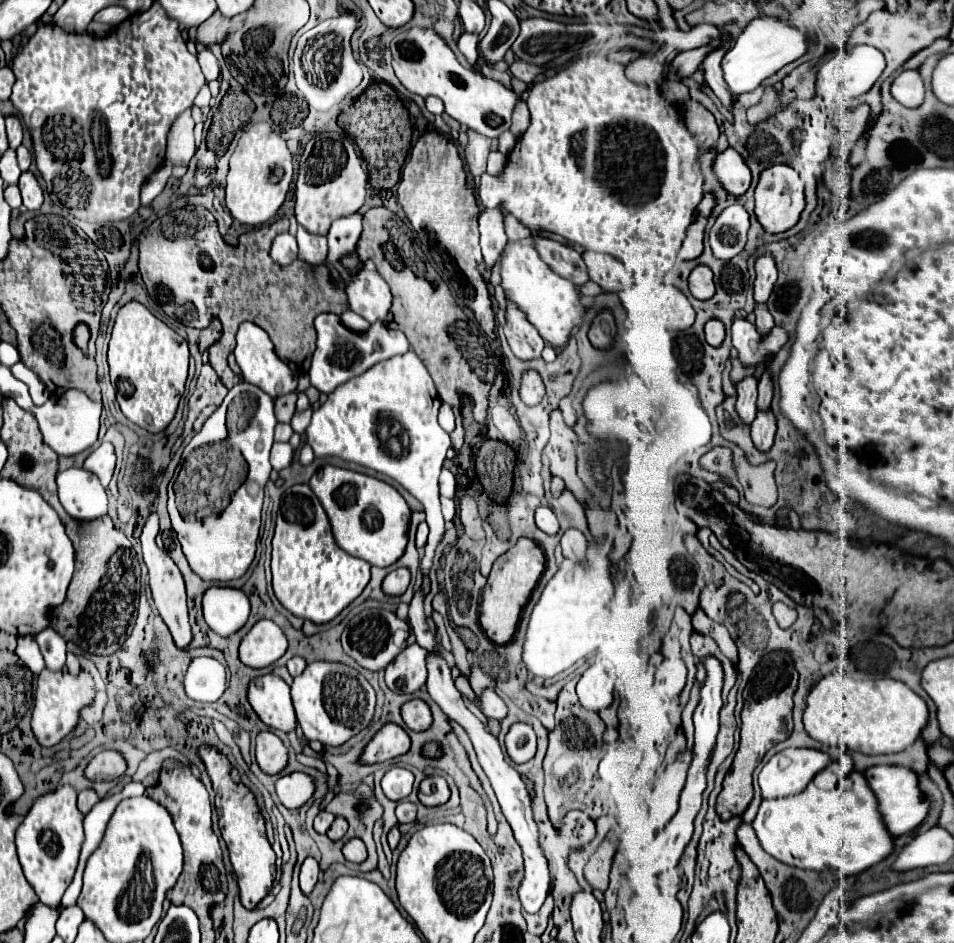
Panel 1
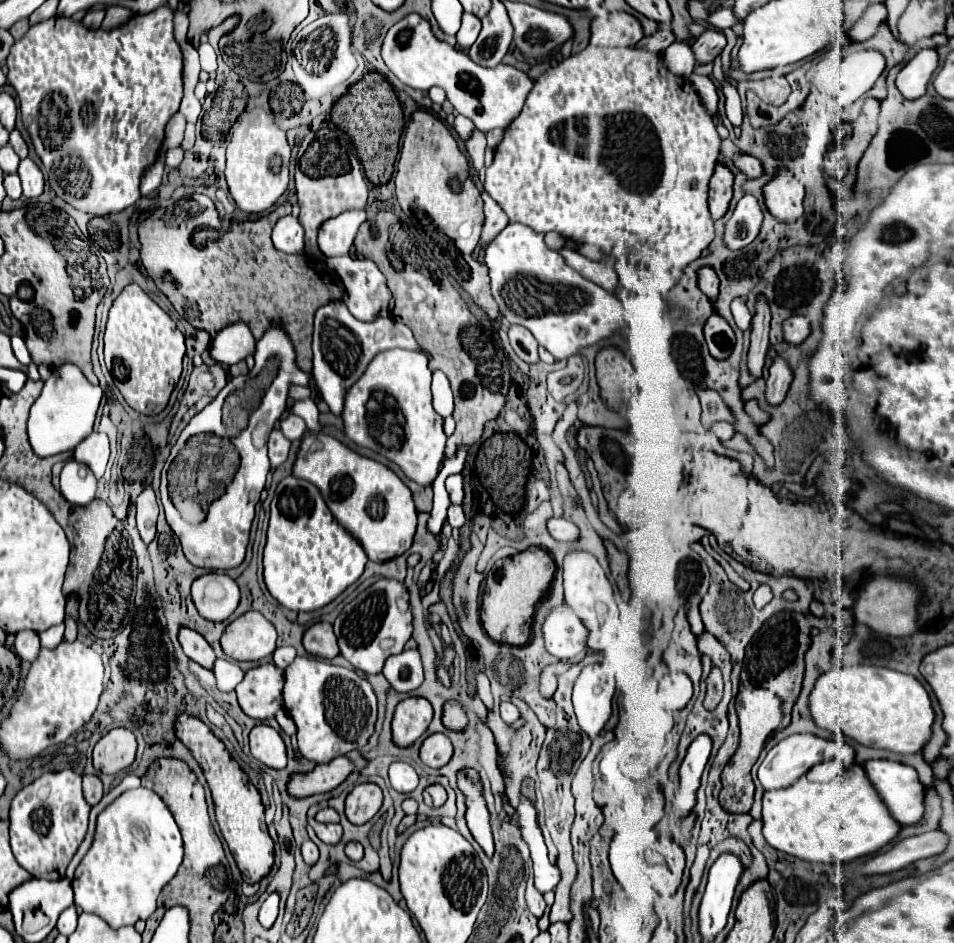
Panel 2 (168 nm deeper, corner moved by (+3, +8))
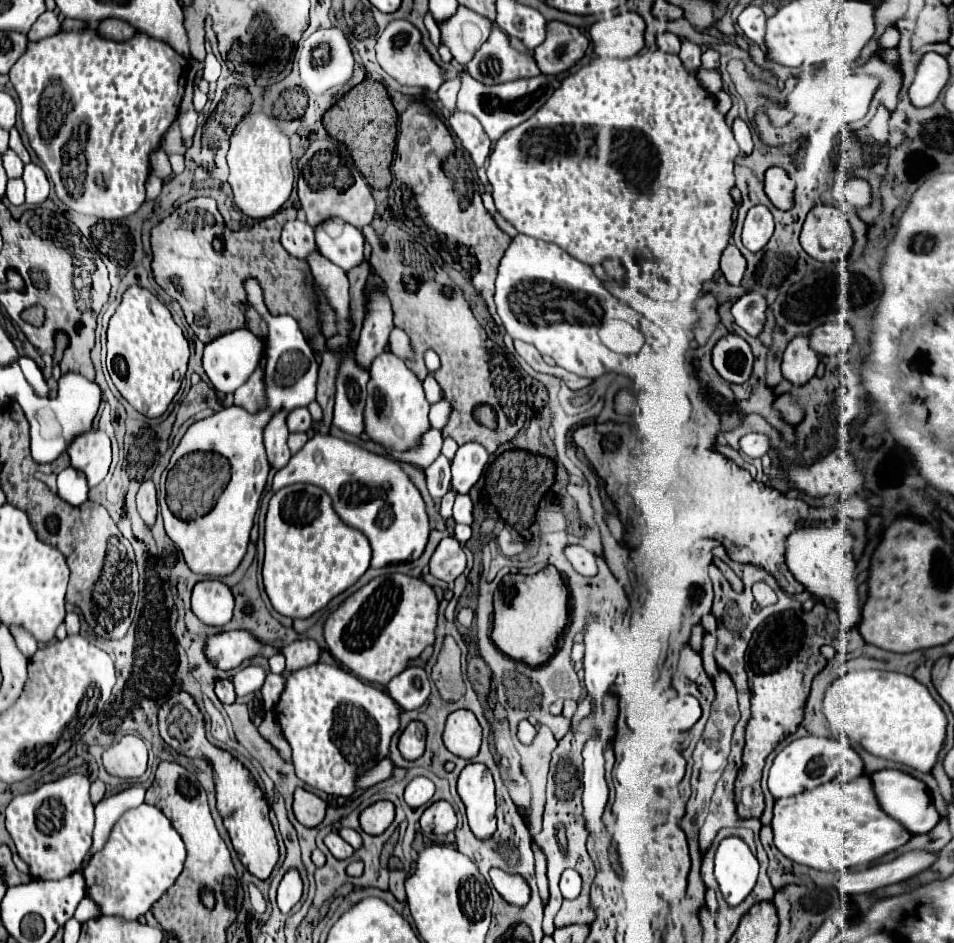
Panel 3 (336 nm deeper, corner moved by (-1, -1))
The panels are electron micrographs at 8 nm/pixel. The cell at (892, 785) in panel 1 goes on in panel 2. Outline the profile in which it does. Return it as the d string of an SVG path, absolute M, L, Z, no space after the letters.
M886 759L866 761L866 775L900 825L916 823L924 813L924 785L910 765Z

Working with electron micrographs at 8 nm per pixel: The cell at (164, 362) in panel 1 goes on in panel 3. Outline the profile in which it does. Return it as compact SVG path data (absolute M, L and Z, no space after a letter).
M130 286L124 296L120 306L116 308L114 316L110 318L110 326L108 326L108 372L112 382L116 384L116 388L120 390L120 394L144 416L148 418L158 418L166 412L168 404L172 402L174 394L180 388L180 382L186 374L186 366L188 366L188 340L184 338L182 330L176 326L176 322L172 320L170 310L146 288L142 286Z

